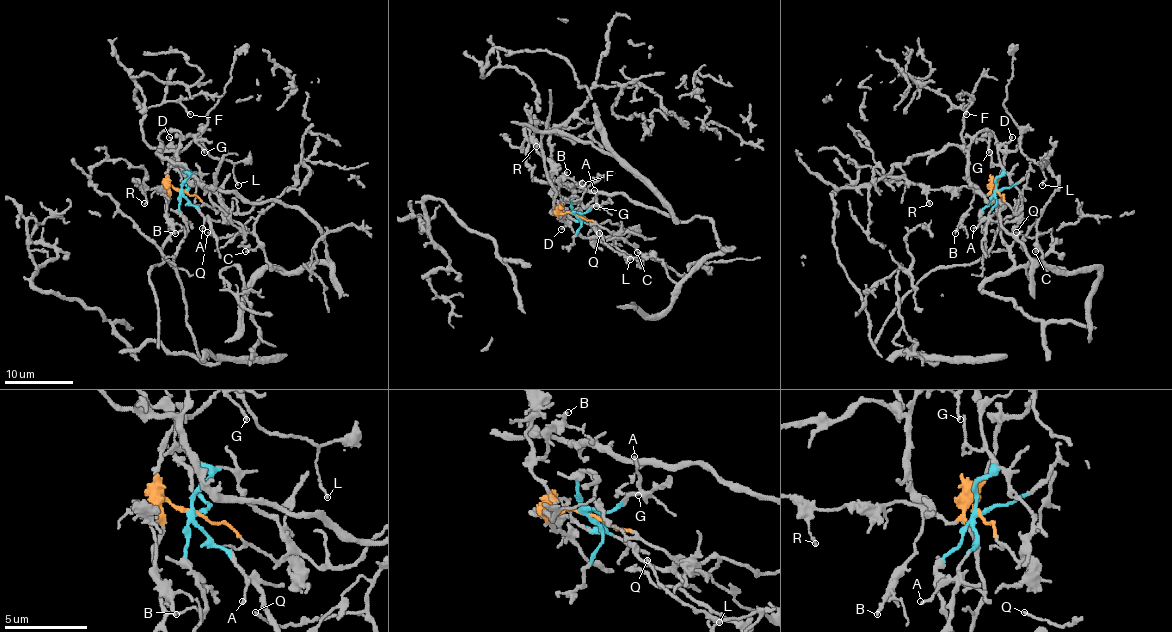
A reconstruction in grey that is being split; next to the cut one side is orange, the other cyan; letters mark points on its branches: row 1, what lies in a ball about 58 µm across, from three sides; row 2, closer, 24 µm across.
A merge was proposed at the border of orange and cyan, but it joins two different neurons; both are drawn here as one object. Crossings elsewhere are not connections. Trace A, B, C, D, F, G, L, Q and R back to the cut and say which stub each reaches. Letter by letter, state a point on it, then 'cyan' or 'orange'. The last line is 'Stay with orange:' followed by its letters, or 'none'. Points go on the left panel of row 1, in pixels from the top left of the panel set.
A: at (202, 228); cyan
B: at (175, 233); orange
C: at (245, 251); cyan
D: at (169, 137); cyan
F: at (190, 114); cyan
G: at (204, 152); cyan
L: at (238, 185); orange
Q: at (207, 232); cyan
R: at (144, 203); orange
Stay with orange: B, L, R

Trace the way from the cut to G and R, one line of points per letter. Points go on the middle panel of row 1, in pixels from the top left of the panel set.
G: (573, 214), (580, 217), (575, 219), (551, 212), (573, 193), (584, 205), (596, 207)
R: (573, 214), (563, 212), (553, 196), (549, 181), (553, 165), (535, 148), (537, 143), (535, 147)

